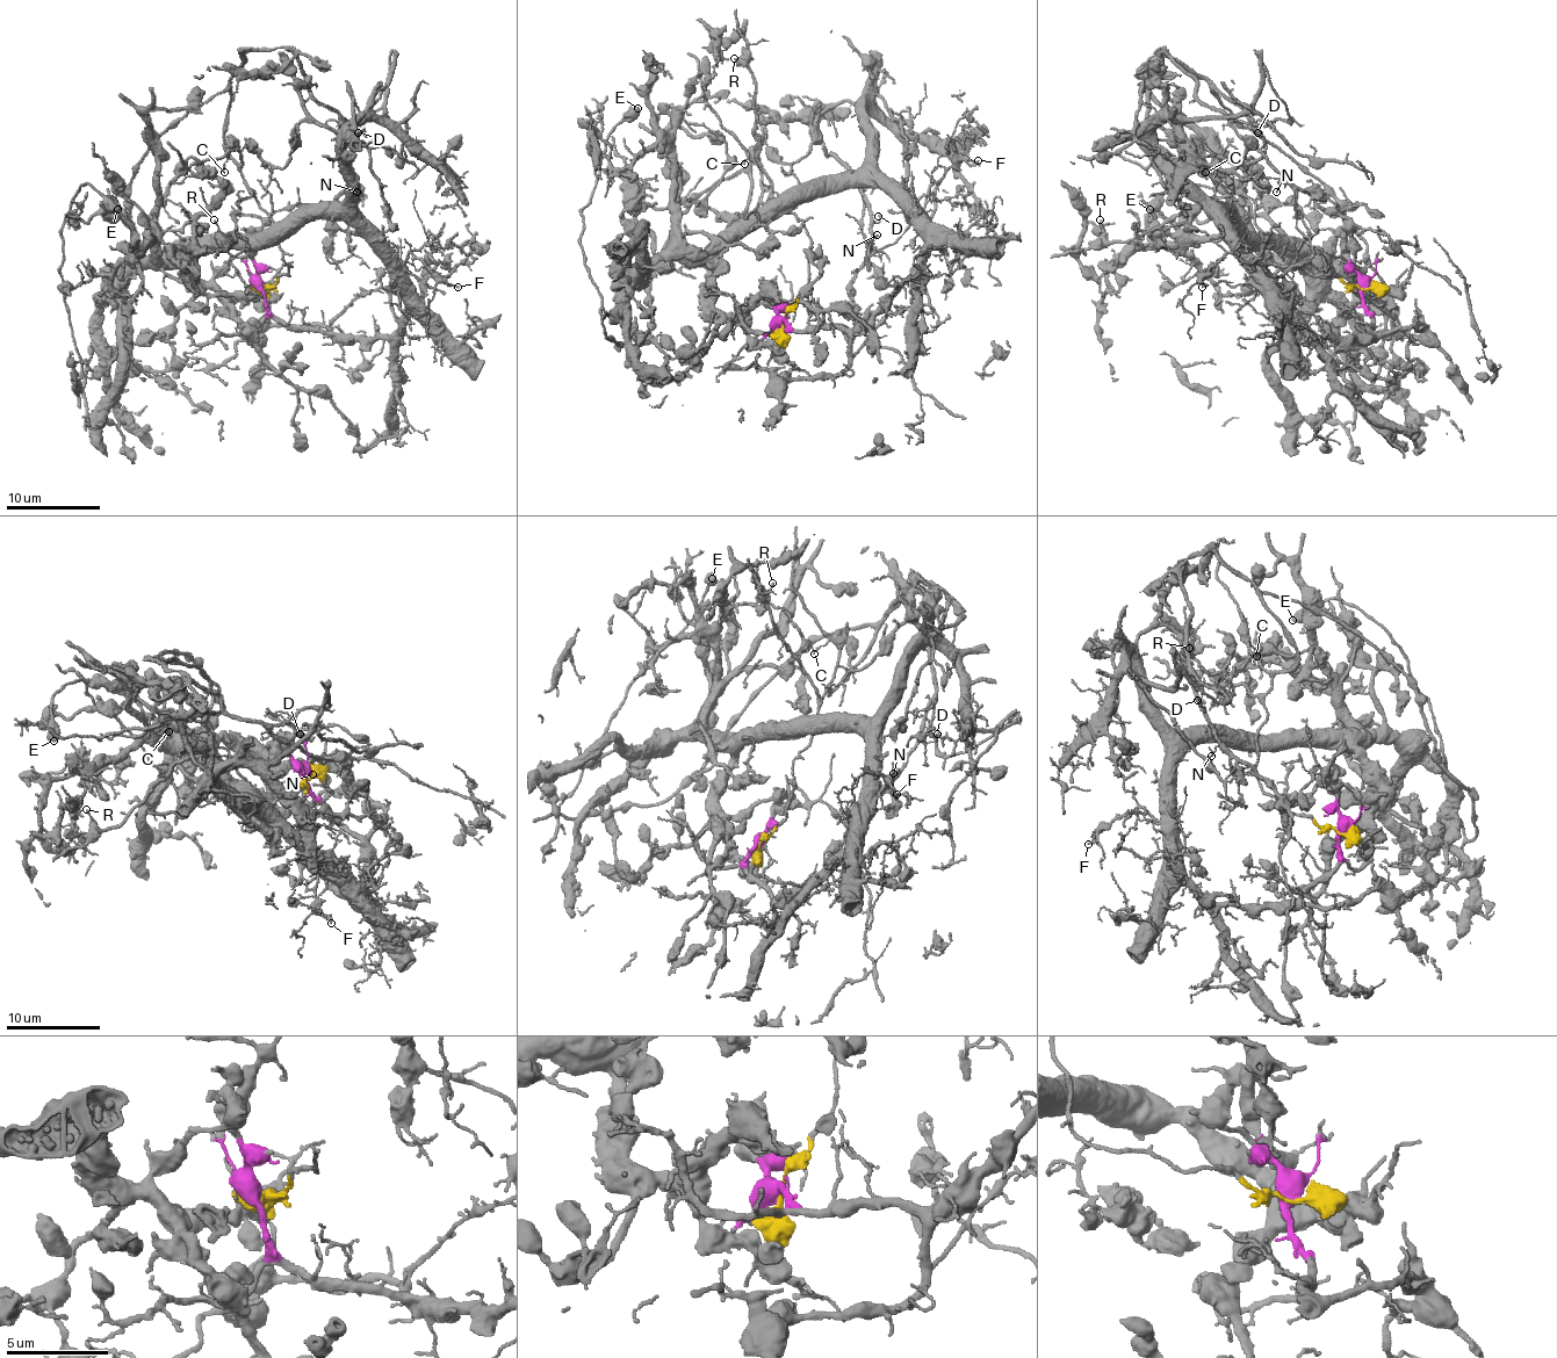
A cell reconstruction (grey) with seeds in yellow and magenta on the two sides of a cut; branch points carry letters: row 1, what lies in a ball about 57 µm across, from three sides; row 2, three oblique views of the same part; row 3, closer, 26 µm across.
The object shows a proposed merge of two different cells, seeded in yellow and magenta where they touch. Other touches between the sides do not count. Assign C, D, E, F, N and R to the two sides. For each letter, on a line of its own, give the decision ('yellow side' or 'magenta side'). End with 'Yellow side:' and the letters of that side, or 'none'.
C: yellow side
D: yellow side
E: yellow side
F: magenta side
N: yellow side
R: yellow side
Yellow side: C, D, E, N, R

